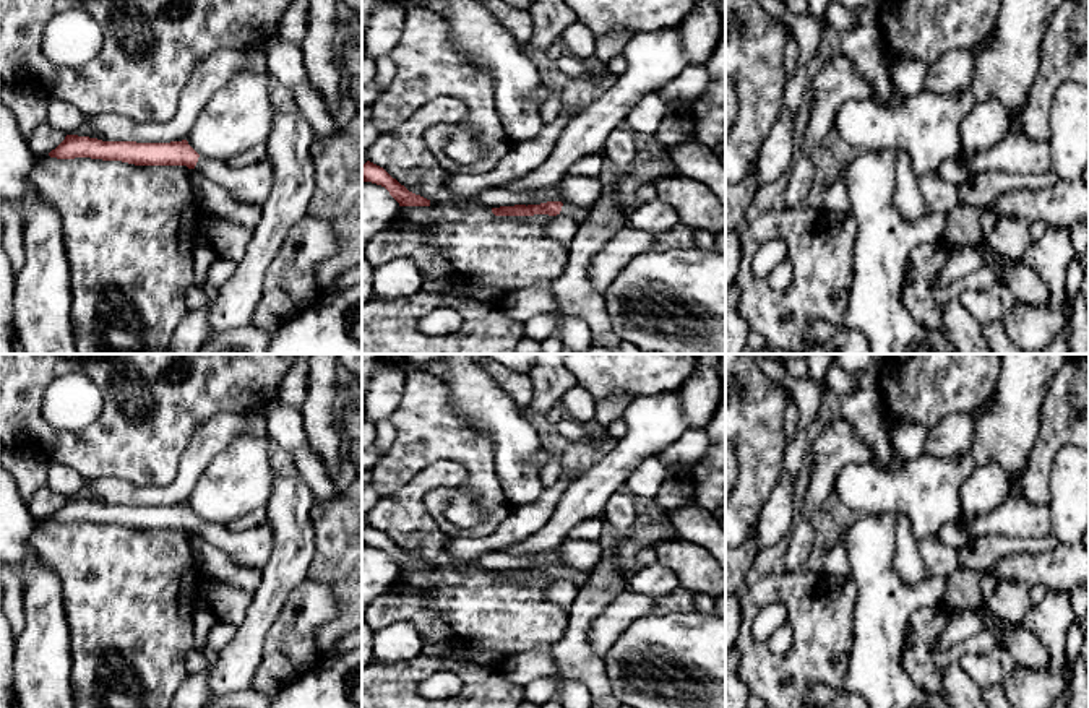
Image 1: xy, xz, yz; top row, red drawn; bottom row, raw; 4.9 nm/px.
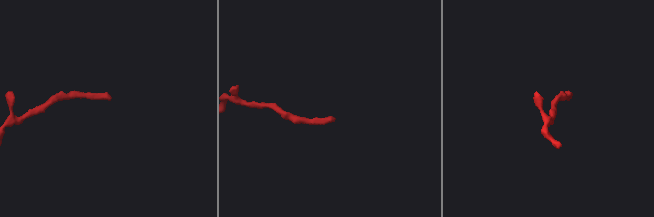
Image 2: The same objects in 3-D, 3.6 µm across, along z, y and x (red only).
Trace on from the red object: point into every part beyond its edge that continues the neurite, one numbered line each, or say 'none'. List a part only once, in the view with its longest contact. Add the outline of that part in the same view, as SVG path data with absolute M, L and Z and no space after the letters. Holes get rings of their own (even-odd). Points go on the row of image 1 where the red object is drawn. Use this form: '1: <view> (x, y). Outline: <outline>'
1: xy (250, 184). Outline: M200 156L195 169L226 188L235 200L260 206L269 196L274 182L268 161L232 167L229 162Z

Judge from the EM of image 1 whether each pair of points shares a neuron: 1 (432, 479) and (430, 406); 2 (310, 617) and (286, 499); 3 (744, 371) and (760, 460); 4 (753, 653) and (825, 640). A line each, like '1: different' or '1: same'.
1: different
2: different
3: same
4: same

